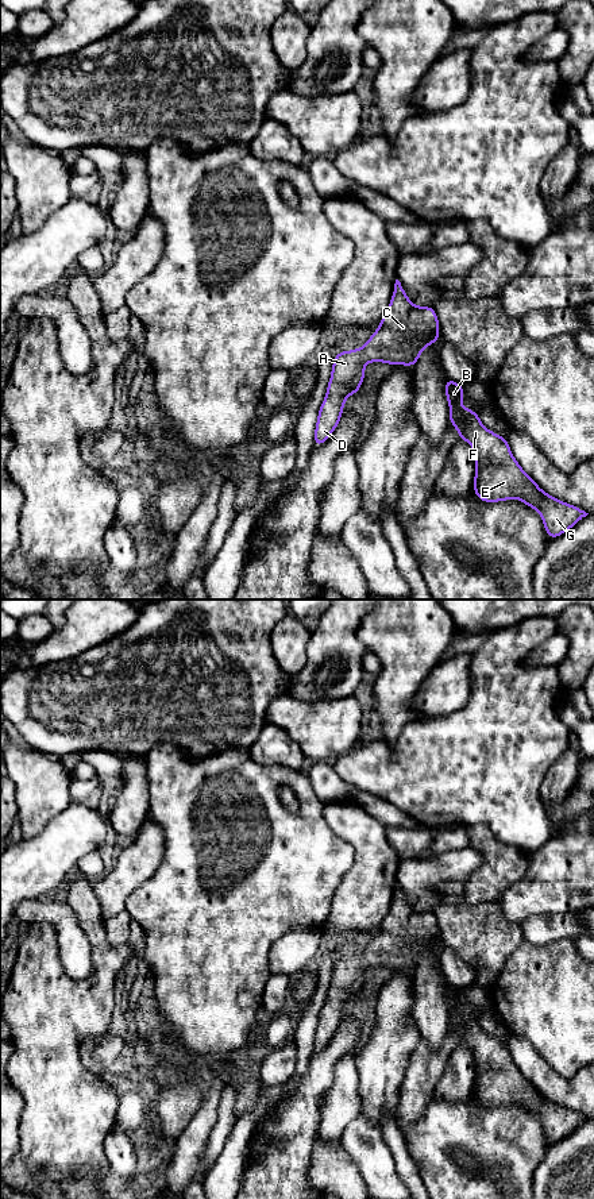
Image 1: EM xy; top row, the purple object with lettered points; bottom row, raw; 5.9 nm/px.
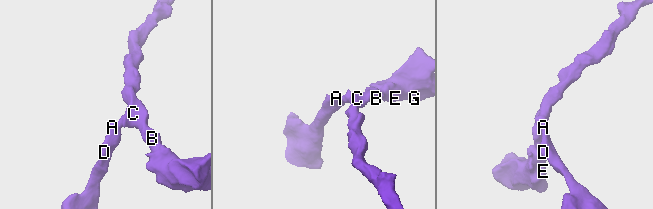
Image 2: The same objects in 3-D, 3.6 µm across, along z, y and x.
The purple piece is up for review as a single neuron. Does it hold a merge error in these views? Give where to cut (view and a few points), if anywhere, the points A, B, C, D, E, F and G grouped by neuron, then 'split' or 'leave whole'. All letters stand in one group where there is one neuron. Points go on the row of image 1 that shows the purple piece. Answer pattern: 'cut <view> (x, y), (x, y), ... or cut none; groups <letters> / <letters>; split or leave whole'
cut none; groups A B C D E F G; leave whole

